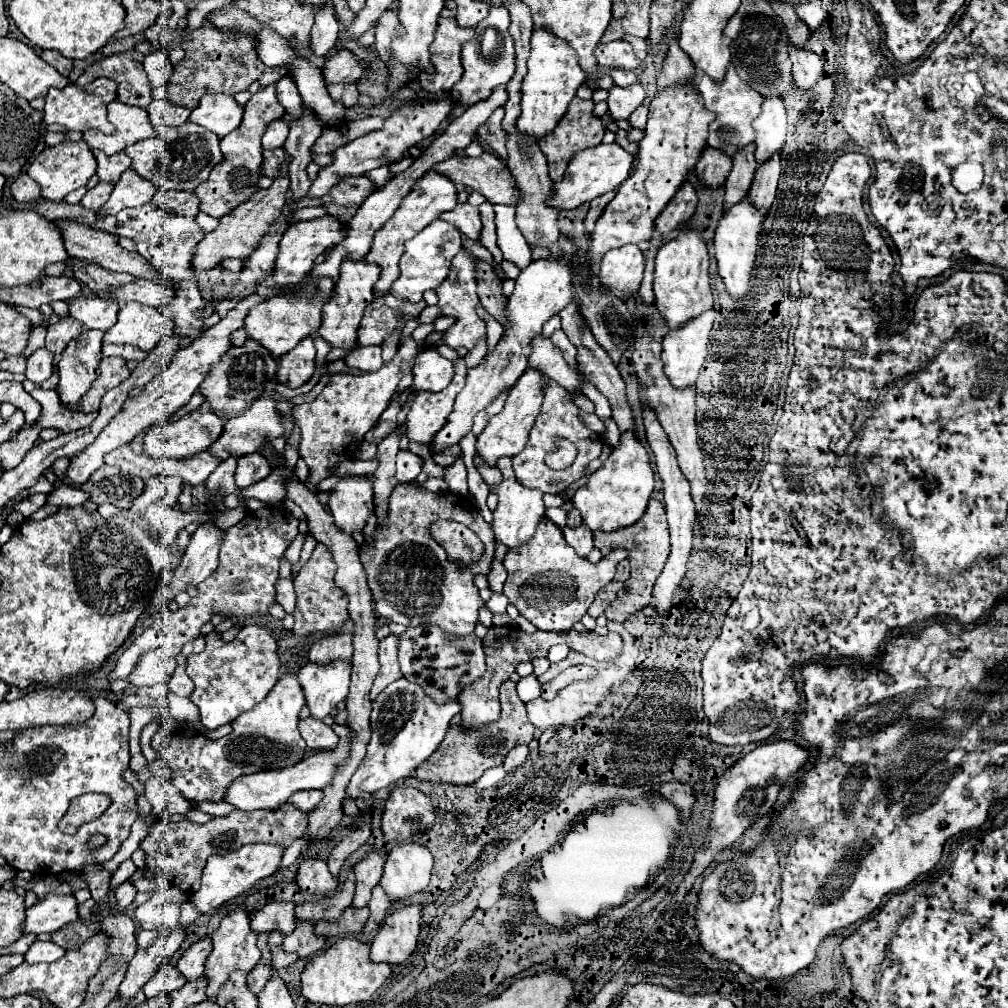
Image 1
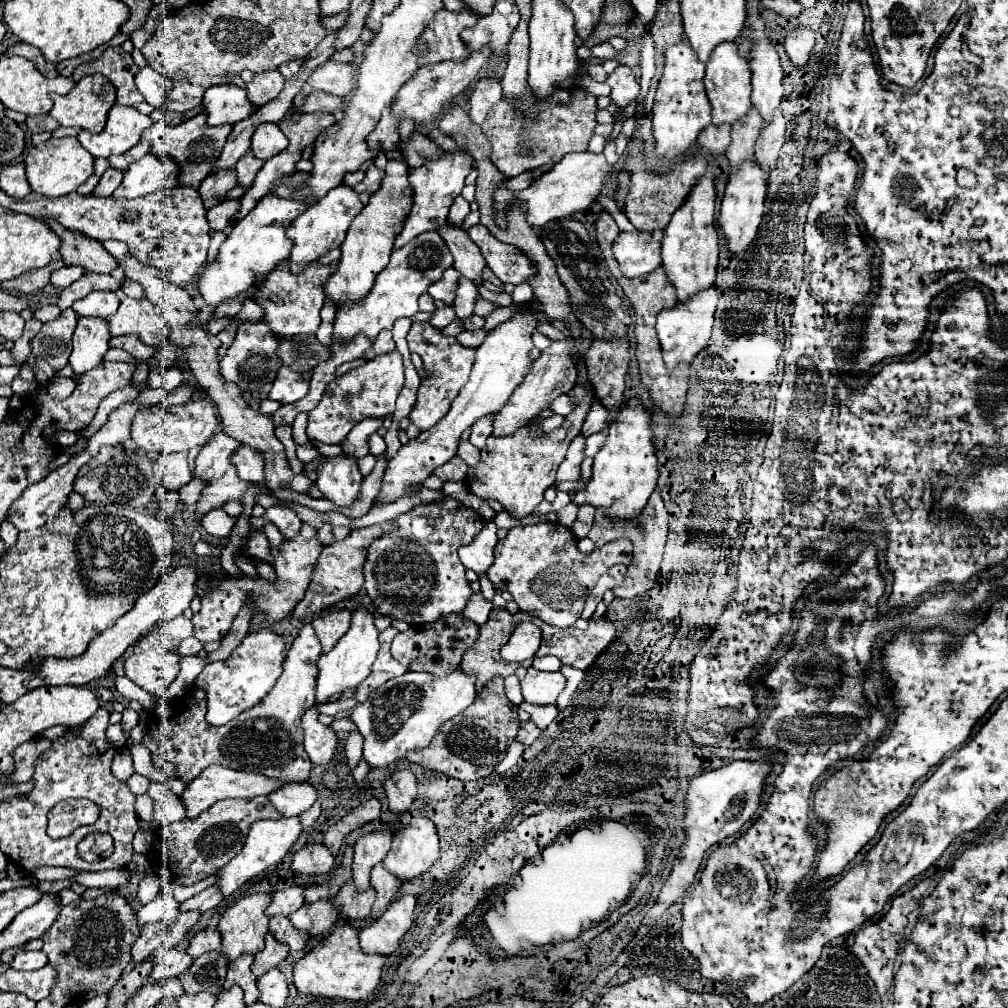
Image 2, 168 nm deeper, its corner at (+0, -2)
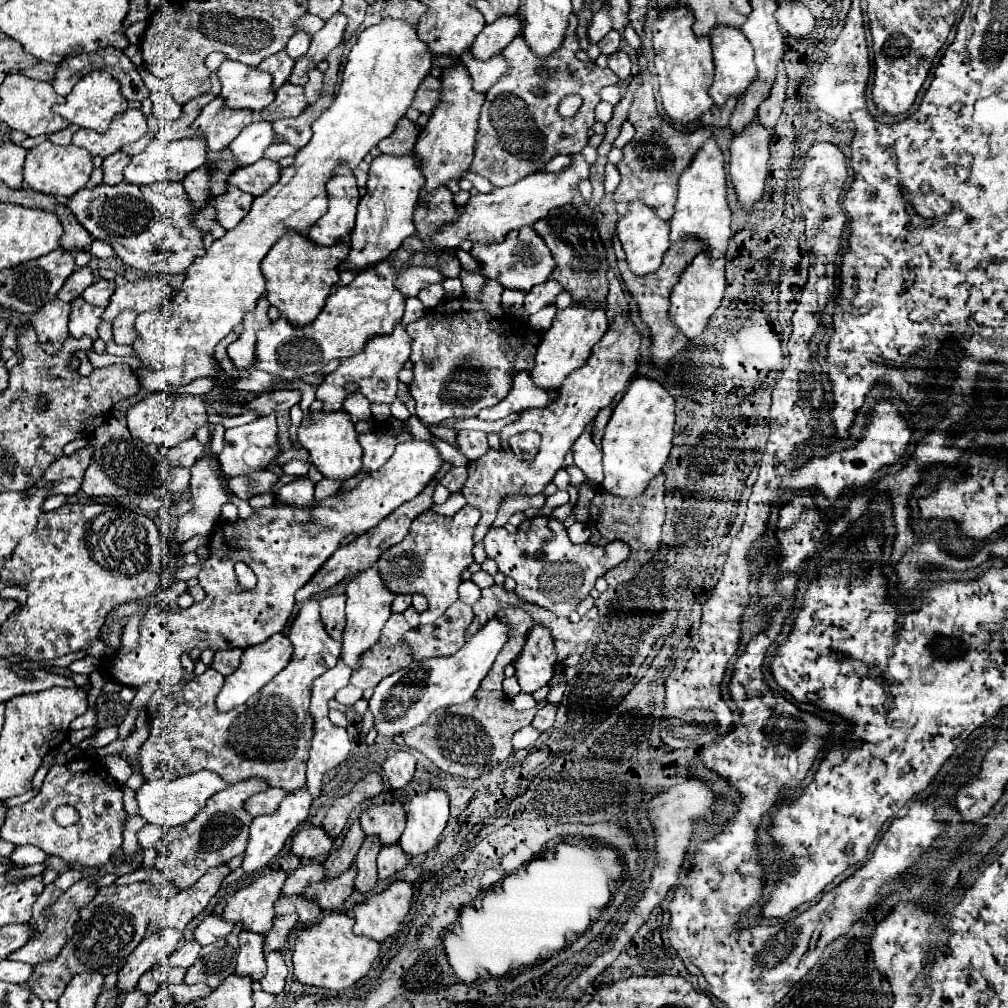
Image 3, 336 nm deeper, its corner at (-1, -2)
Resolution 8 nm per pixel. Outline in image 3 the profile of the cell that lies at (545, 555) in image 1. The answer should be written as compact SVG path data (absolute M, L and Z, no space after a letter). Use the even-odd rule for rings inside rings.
M545 516L525 520L515 534L507 532L503 526L491 524L483 544L487 556L497 562L499 570L515 578L515 592L521 600L539 604L557 616L569 616L579 602L589 596L599 576L629 558L629 546L625 542L617 540L607 546L593 546L589 542L573 544L567 538L567 528L559 520Z

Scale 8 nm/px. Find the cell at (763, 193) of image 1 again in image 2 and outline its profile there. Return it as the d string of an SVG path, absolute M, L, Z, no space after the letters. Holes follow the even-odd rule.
M778 110L774 114L772 126L770 128L764 126L762 134L756 142L756 162L766 174L770 174L776 168L778 154L780 154L780 148L784 142L786 142L786 122L784 122L782 112Z

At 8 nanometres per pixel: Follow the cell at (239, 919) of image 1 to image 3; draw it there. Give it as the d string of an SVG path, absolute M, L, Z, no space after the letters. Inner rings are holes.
M277 870L259 876L253 884L237 890L225 906L223 918L227 922L241 922L243 930L265 934L271 928L275 918L273 904L281 896L281 886L287 878L287 872Z

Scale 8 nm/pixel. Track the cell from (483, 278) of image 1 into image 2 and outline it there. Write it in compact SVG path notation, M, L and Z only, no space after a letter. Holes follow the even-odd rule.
M450 224L442 226L438 230L438 234L446 240L450 252L454 256L454 268L478 286L482 282L482 270L486 268L486 262L484 262L484 256L480 254L480 250L470 240L470 236L464 230L454 228Z

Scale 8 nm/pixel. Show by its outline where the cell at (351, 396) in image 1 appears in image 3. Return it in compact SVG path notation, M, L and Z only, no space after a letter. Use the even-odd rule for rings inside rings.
M397 322L397 326L393 328L393 334L383 334L381 338L369 338L369 346L365 346L365 350L361 350L361 354L339 360L339 368L333 374L329 374L317 390L317 398L323 400L323 410L331 412L331 410L339 410L343 406L343 400L347 396L347 392L343 390L343 384L347 384L347 382L357 382L359 392L363 396L367 396L369 402L391 404L397 398L395 396L397 384L399 384L397 374L409 360L411 342L413 340L409 338L405 326L401 322Z

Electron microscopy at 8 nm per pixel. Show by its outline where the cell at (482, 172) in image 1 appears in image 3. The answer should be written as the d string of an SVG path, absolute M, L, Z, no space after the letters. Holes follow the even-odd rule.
M401 118L401 122L397 124L397 130L393 130L391 136L379 142L379 150L383 154L393 154L393 156L409 154L413 152L417 136L419 136L417 126L409 118Z

